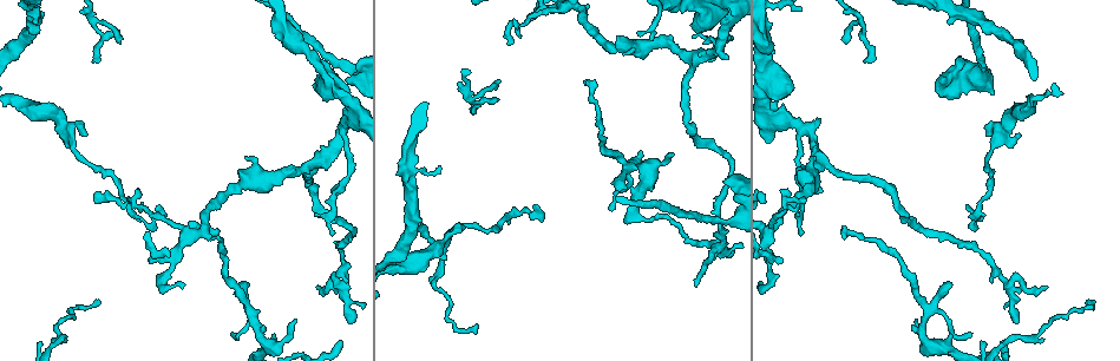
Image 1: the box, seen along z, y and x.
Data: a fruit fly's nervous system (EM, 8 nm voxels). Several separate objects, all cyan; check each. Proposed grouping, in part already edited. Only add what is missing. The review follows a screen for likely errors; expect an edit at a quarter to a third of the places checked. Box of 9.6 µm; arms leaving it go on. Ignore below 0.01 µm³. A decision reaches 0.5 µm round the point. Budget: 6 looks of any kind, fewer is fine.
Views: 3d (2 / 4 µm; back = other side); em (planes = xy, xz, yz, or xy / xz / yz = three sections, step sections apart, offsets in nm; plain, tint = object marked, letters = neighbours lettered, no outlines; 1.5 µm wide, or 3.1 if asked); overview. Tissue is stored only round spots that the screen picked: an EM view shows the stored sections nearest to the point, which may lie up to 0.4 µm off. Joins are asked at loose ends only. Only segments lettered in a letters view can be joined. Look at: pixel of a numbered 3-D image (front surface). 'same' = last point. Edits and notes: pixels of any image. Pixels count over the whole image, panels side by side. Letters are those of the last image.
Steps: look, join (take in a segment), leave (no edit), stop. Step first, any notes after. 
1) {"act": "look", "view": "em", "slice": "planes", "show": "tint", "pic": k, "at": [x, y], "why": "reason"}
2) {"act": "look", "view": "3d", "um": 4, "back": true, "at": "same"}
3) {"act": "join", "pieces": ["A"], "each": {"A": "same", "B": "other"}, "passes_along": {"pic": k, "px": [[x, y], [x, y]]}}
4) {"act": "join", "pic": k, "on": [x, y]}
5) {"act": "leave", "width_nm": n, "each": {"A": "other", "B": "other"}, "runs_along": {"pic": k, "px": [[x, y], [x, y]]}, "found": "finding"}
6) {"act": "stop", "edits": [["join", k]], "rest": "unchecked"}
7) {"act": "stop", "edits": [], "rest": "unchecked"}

{"act": "look", "view": "em", "slice": "planes", "show": "letters", "pic": 1, "at": [1087, 303], "why": "thin end"}

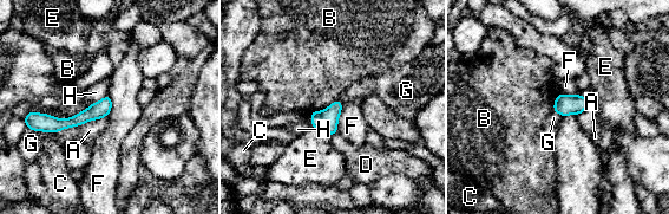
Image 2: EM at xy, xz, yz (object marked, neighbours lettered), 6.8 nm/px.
{"act": "leave", "each": {"A": "other", "B": "other", "C": "other", "D": "other", "E": "other", "F": "other", "G": "other", "H": "other"}, "border": {"pic": 2, "px": [[336, 98], [323, 109], [310, 112]]}, "found": "no lettered segment goes on from it"}

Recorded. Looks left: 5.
{"act": "look", "view": "em", "slice": "planes", "show": "letters", "pic": 1, "at": [148, 260], "why": "branch stops here"}

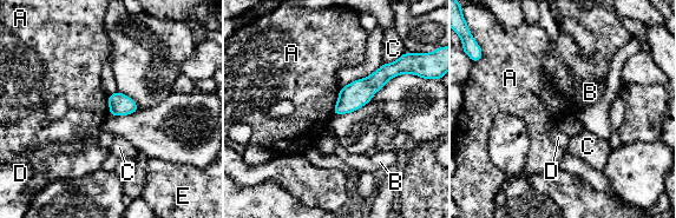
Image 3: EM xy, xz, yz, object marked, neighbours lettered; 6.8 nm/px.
{"act": "leave", "each": {"A": "other", "B": "other", "C": "other", "D": "other", "E": "other"}, "border": {"pic": 3, "px": [[341, 88], [333, 113]]}, "found": "none of them fits"}

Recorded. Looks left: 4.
{"act": "look", "view": "em", "slice": "yz", "step": 8, "show": "letters", "pic": 1, "at": [348, 79], "why": "an open end"}

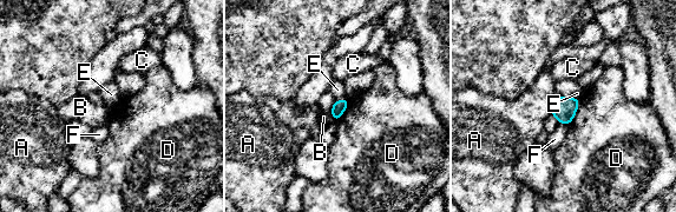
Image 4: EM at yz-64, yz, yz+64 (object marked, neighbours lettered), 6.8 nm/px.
{"act": "look", "view": "em", "slice": "planes", "show": "letters", "at": "same", "why": "another direction"}

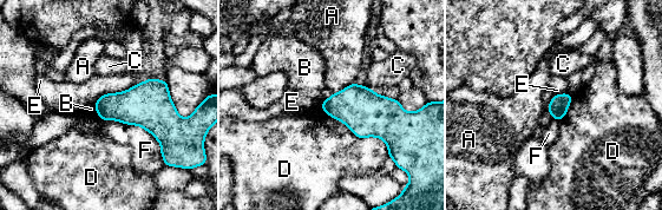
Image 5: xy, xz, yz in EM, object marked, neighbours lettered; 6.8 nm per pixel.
{"act": "leave", "longest_contact_nm": ["D", 550], "each": {"A": "other", "B": "other", "C": "other", "D": "other", "E": "other", "F": "other"}, "border": {"pic": 5, "px": [[321, 107], [388, 155]]}, "found": "none of them fits"}

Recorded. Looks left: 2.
{"act": "stop", "edits": [], "rest": "unchecked"}

